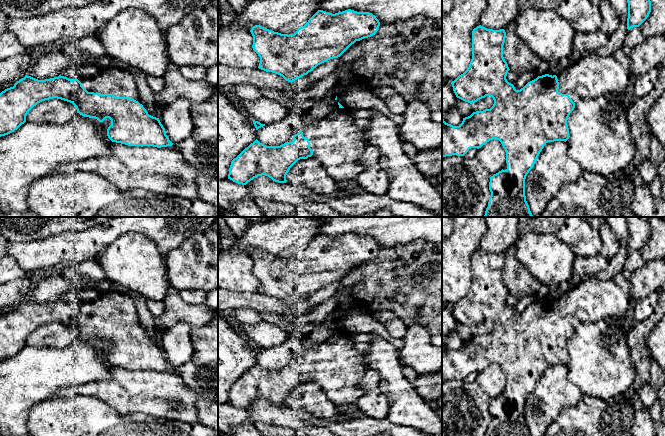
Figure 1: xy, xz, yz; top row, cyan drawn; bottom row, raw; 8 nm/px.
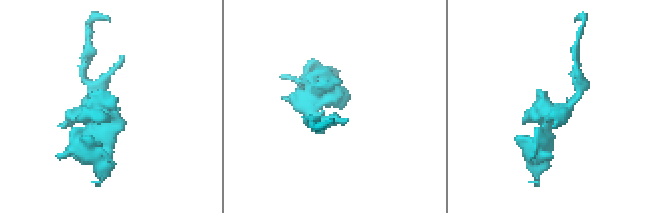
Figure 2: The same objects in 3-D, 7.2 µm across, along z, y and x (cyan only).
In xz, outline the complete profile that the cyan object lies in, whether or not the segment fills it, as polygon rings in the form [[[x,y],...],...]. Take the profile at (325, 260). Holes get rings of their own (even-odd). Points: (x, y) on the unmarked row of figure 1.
[[[348,233],[332,238],[318,234],[294,258],[281,258],[260,249],[253,250],[250,256],[253,260],[252,272],[260,281],[258,292],[293,306],[307,299],[318,289],[340,281],[356,265],[375,259],[379,250],[379,244],[369,236]]]

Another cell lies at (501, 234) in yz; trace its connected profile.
[[[484,217],[487,229],[480,249],[493,254],[507,252],[519,237],[518,217]]]

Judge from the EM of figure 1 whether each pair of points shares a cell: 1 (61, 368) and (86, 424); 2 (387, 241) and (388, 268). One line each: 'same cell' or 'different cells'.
1: different cells
2: different cells

